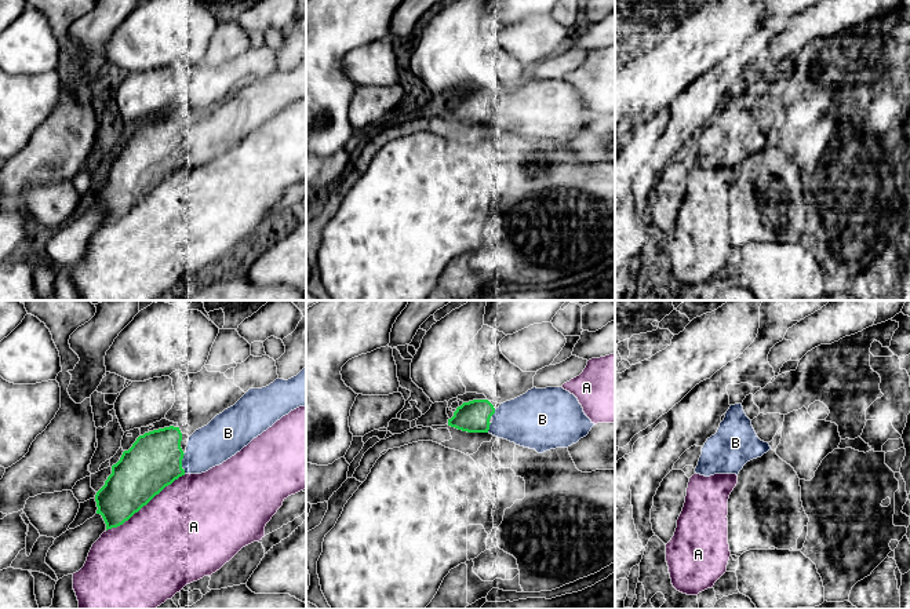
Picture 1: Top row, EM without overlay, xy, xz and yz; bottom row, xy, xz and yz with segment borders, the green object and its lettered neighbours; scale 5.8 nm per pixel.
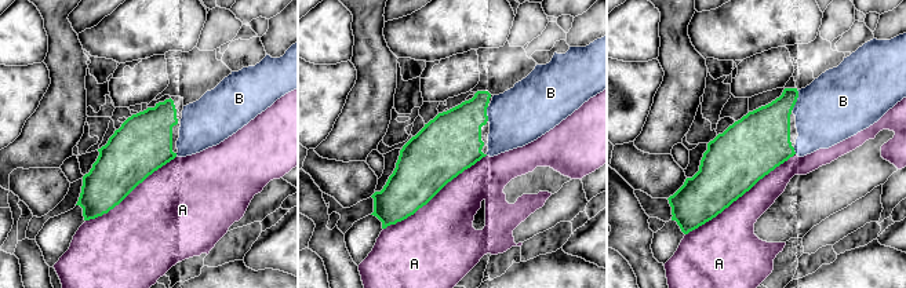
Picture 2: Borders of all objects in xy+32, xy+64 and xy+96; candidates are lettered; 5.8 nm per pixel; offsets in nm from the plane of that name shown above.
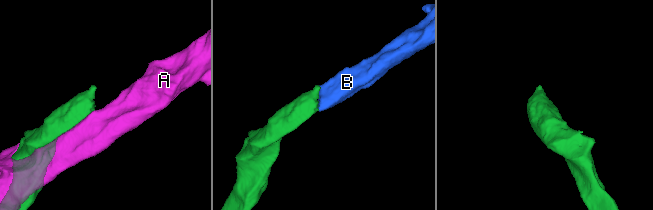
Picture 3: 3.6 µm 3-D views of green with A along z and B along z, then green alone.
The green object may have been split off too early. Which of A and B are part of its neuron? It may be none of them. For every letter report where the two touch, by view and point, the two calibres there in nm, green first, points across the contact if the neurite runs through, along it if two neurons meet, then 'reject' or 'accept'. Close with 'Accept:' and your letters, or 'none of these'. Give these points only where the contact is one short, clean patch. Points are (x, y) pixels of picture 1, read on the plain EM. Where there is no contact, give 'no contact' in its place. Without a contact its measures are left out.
A: contact xy (145, 196); calibres 320 and 500 nm; reject
B: contact xy (181, 155); calibres 320 and 240 nm; accept
Accept: B

